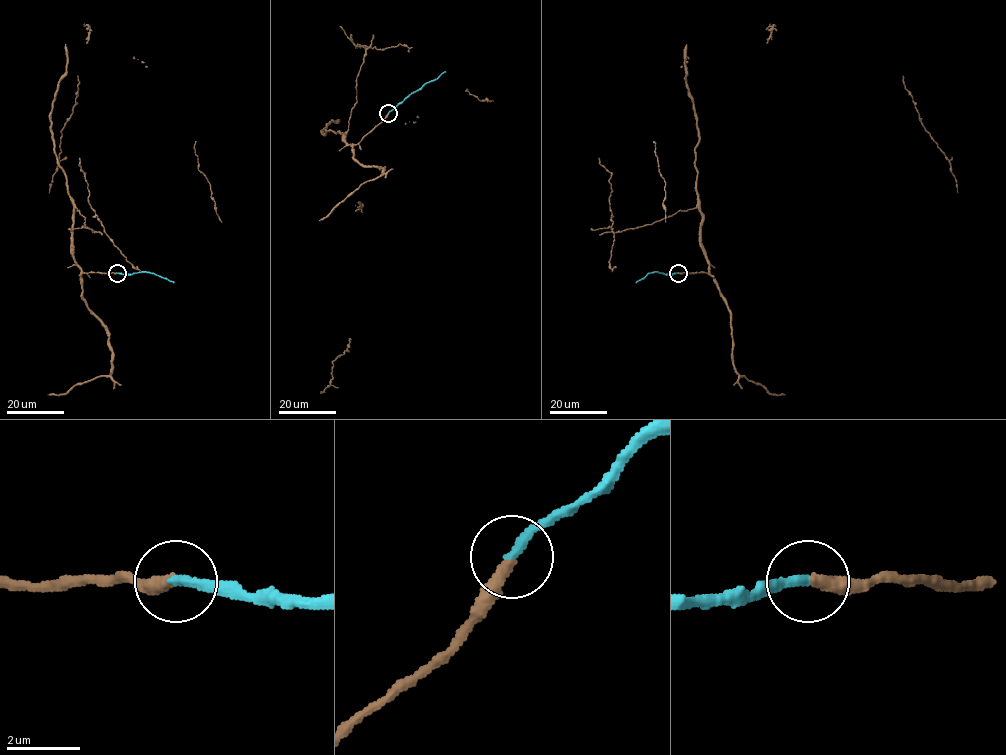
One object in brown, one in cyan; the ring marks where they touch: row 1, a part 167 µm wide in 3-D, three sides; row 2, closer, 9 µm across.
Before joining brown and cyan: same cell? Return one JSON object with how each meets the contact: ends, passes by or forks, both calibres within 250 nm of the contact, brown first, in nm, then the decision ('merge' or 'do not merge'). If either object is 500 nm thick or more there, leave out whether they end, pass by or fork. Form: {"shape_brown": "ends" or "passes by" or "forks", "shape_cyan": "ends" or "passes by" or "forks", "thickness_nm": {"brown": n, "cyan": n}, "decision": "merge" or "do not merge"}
{"shape_brown": "ends", "shape_cyan": "ends", "thickness_nm": {"brown": 360, "cyan": 280}, "decision": "merge"}

